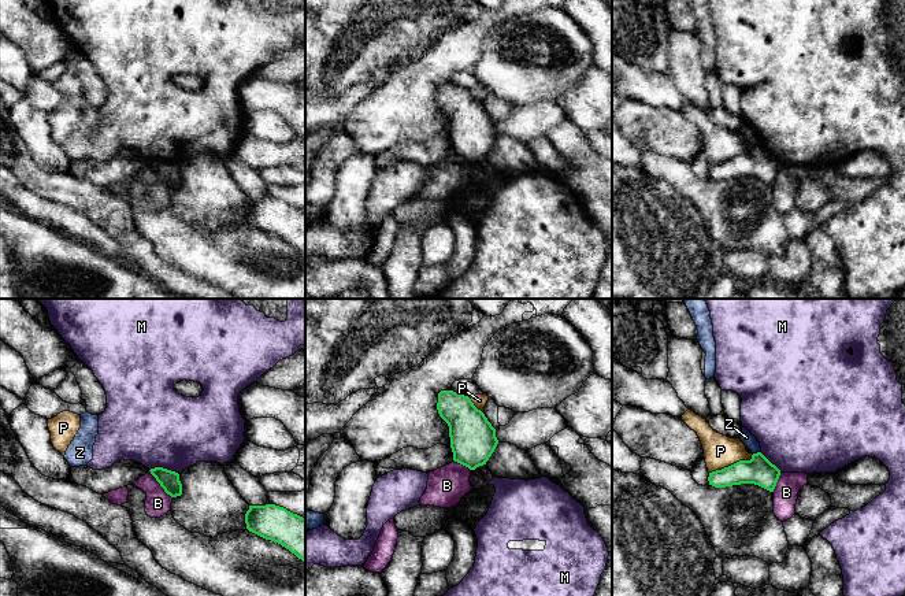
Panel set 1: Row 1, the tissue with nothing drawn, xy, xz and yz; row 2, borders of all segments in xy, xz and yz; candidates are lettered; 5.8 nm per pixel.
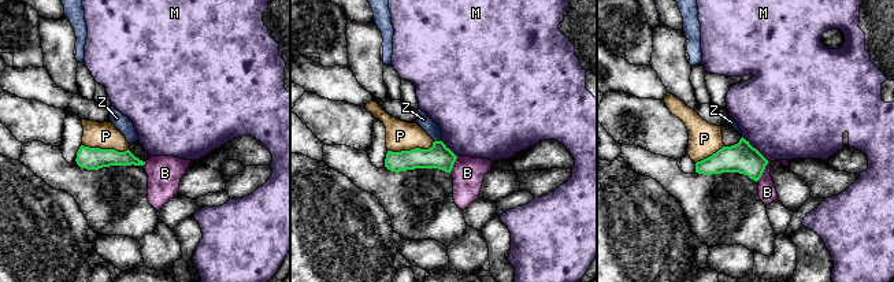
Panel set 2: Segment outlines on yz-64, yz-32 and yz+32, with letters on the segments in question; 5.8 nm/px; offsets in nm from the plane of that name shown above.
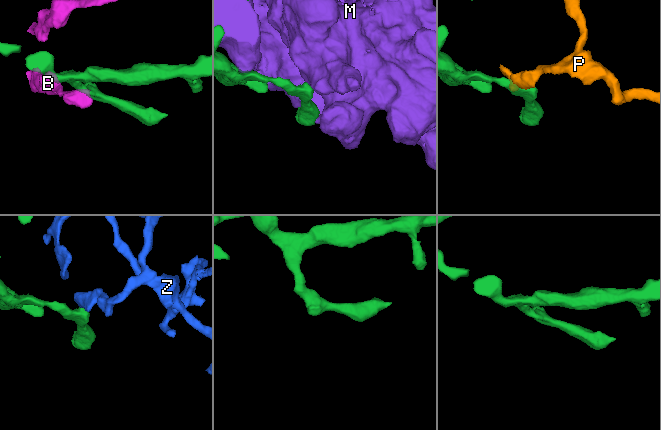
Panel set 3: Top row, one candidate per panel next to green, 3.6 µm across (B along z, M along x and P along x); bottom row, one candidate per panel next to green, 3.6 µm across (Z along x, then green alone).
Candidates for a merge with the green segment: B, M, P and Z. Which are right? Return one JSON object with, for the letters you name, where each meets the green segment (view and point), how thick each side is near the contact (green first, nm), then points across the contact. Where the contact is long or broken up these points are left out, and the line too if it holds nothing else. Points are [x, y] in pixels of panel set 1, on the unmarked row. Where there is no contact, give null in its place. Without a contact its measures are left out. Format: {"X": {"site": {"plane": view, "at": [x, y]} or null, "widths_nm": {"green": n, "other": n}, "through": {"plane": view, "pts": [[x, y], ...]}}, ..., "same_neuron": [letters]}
{"same_neuron": []}

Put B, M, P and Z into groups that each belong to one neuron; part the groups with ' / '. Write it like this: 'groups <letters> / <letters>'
groups B / M / P / Z

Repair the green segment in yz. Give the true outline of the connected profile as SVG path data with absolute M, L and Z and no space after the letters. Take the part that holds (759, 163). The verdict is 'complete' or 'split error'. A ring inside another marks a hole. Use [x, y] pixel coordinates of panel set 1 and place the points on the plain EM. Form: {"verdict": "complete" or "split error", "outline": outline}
{"verdict": "complete", "outline": "M761 145L753 147L750 153L739 153L728 160L709 166L709 178L726 181L741 177L754 177L774 185L780 163Z"}

